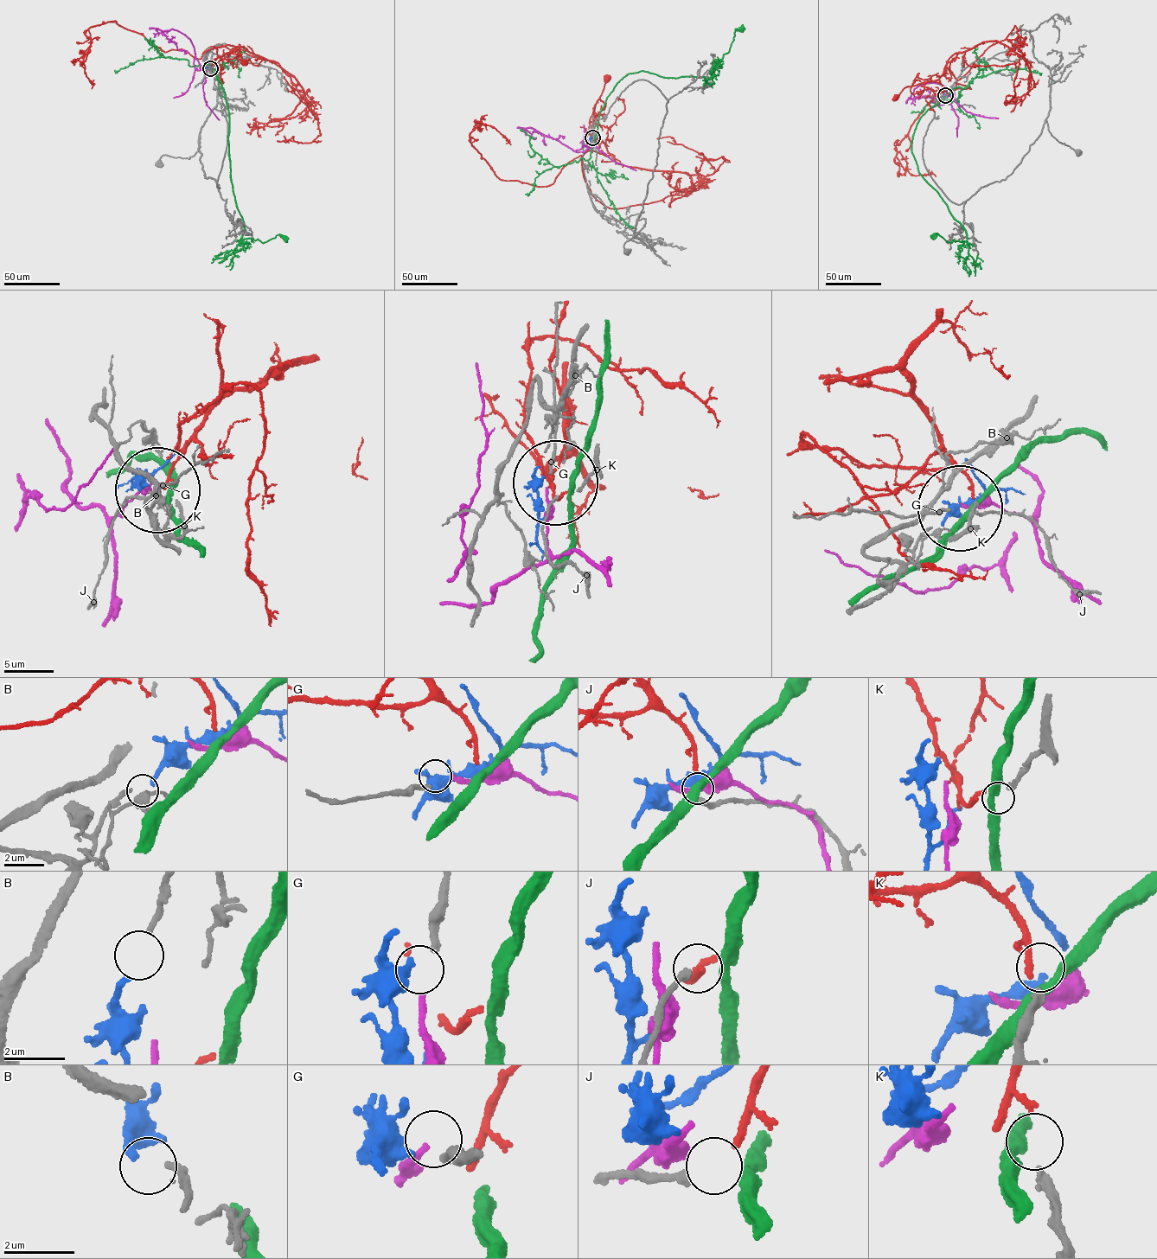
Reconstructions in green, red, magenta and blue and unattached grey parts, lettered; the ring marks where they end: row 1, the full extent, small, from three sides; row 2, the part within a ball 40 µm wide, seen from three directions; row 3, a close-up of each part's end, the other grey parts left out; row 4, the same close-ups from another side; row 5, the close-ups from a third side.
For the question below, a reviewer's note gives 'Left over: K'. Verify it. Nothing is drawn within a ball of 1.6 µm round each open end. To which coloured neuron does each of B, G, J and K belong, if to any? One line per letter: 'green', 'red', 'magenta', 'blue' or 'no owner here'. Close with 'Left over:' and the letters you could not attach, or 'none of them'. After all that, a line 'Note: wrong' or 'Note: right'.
B: blue
G: magenta
J: red
K: no owner here
Left over: K
Note: right

